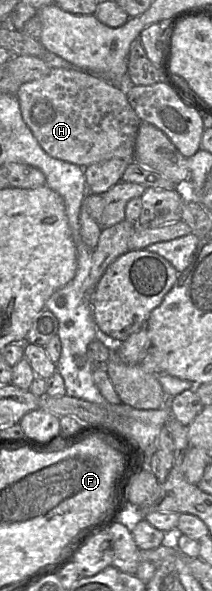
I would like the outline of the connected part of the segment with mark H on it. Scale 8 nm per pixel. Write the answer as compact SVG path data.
M52 68L47 76L21 84L16 95L23 120L50 156L82 168L112 158L134 160L141 120L125 91L105 77L80 69Z

